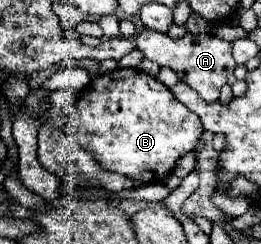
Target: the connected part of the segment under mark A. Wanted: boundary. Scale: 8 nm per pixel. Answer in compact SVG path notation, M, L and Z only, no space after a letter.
M143 28L137 36L135 36L137 48L145 54L145 58L157 62L159 66L167 66L171 68L177 78L185 84L189 84L205 102L213 102L219 98L219 90L223 84L227 84L229 76L233 76L235 70L235 60L231 54L231 42L221 40L213 34L191 34L187 32L183 38L173 40L169 38L169 34L151 30L151 28Z

